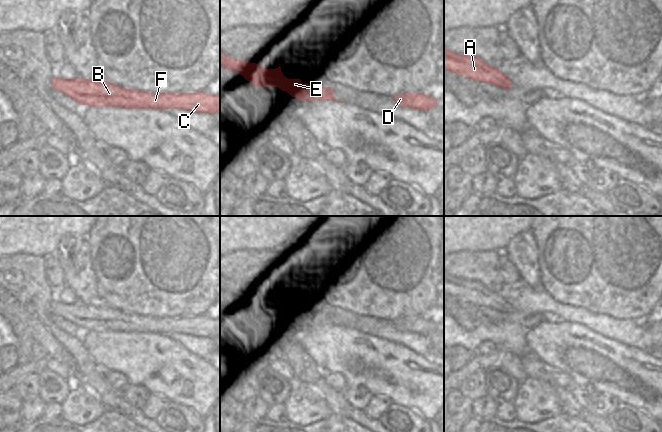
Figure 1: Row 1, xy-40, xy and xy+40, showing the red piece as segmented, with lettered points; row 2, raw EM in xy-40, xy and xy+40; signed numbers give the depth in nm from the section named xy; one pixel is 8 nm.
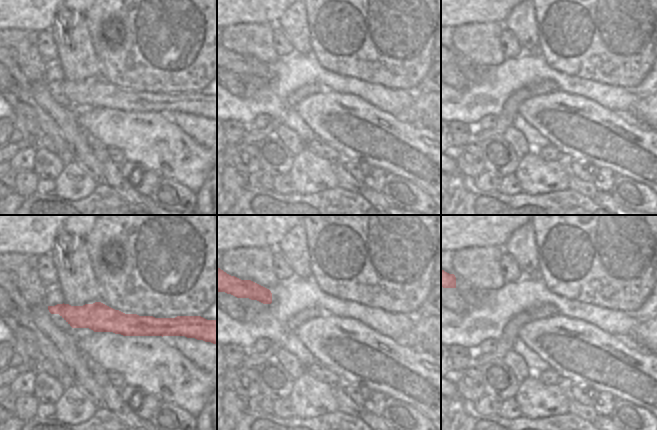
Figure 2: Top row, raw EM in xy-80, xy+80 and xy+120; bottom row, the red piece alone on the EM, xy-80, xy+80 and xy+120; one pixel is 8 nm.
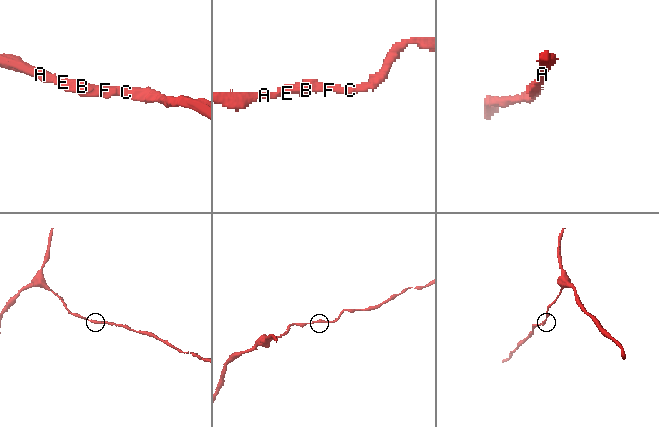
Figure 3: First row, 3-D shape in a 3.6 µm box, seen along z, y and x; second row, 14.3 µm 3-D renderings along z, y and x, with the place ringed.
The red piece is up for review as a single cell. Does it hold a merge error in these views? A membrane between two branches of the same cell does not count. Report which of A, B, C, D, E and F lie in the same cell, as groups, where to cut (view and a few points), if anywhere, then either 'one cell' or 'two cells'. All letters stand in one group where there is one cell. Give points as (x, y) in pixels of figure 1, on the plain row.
groups A B C D E F; cut none; one cell

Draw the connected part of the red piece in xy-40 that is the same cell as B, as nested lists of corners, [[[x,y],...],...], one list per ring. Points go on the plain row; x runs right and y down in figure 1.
[[[51,302],[51,311],[89,331],[122,331],[124,333],[182,333],[214,339],[220,336],[220,319],[198,317],[148,317],[126,313],[103,303]]]

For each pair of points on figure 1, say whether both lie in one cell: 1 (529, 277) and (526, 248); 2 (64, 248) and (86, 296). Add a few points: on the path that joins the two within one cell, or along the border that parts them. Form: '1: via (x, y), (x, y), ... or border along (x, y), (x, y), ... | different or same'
1: via (528, 270), (526, 255) | same
2: via (68, 260), (83, 284) | same

